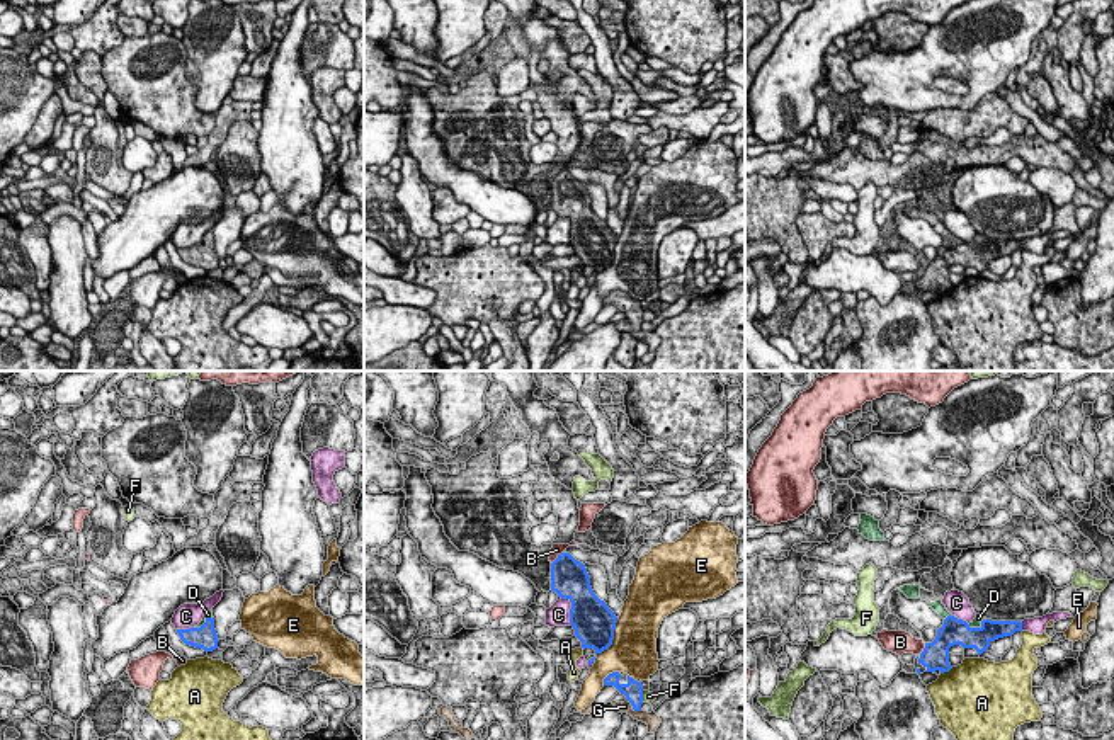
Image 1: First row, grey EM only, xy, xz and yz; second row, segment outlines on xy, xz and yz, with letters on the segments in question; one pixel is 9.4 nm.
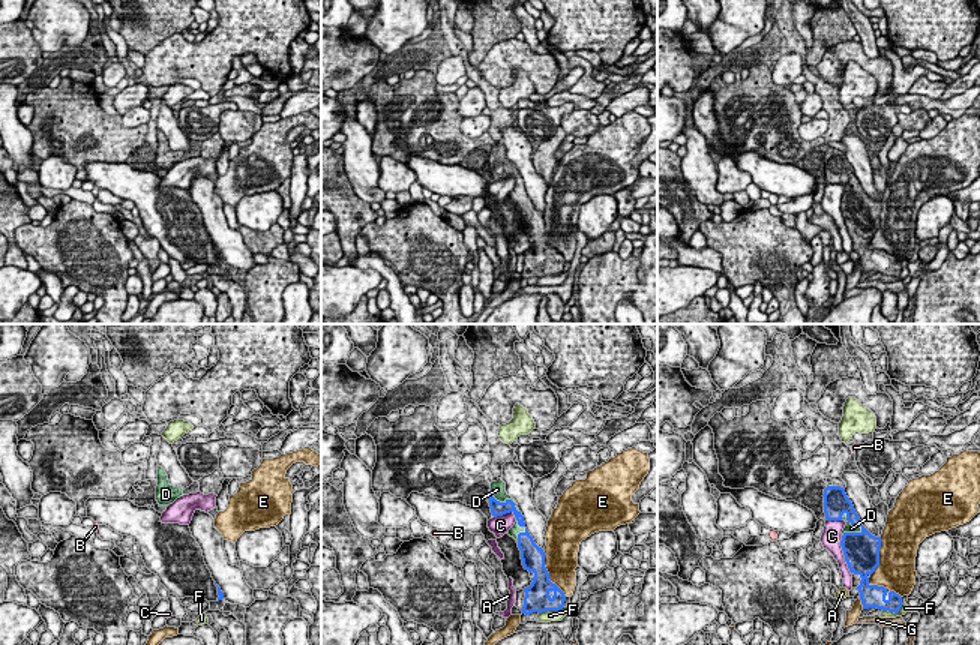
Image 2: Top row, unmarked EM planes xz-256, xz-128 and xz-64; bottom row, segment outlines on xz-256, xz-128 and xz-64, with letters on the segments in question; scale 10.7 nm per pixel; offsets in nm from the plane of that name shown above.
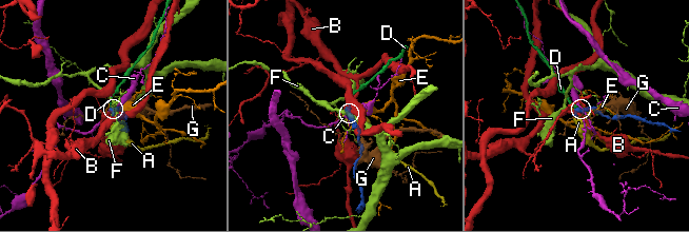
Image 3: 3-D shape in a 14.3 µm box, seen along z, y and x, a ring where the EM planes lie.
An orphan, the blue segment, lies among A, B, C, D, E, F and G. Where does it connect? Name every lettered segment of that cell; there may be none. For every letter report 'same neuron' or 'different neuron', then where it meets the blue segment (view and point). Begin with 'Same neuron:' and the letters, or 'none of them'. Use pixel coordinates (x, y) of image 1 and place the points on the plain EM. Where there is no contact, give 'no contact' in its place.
Same neuron: D
A: different neuron; meets blue in yz at (946, 290)
B: different neuron; meets blue in xz at (556, 177)
C: different neuron; meets blue in xz at (572, 227)
D: same neuron; meets blue in yz at (949, 233)
E: different neuron; meets blue in xz at (613, 257)
F: different neuron; meets blue in xz at (642, 315)
G: different neuron; meets blue in xz at (633, 327)

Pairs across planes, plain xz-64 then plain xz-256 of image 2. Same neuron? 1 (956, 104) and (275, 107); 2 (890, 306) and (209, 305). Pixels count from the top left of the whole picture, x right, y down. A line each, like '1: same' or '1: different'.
1: different
2: different

